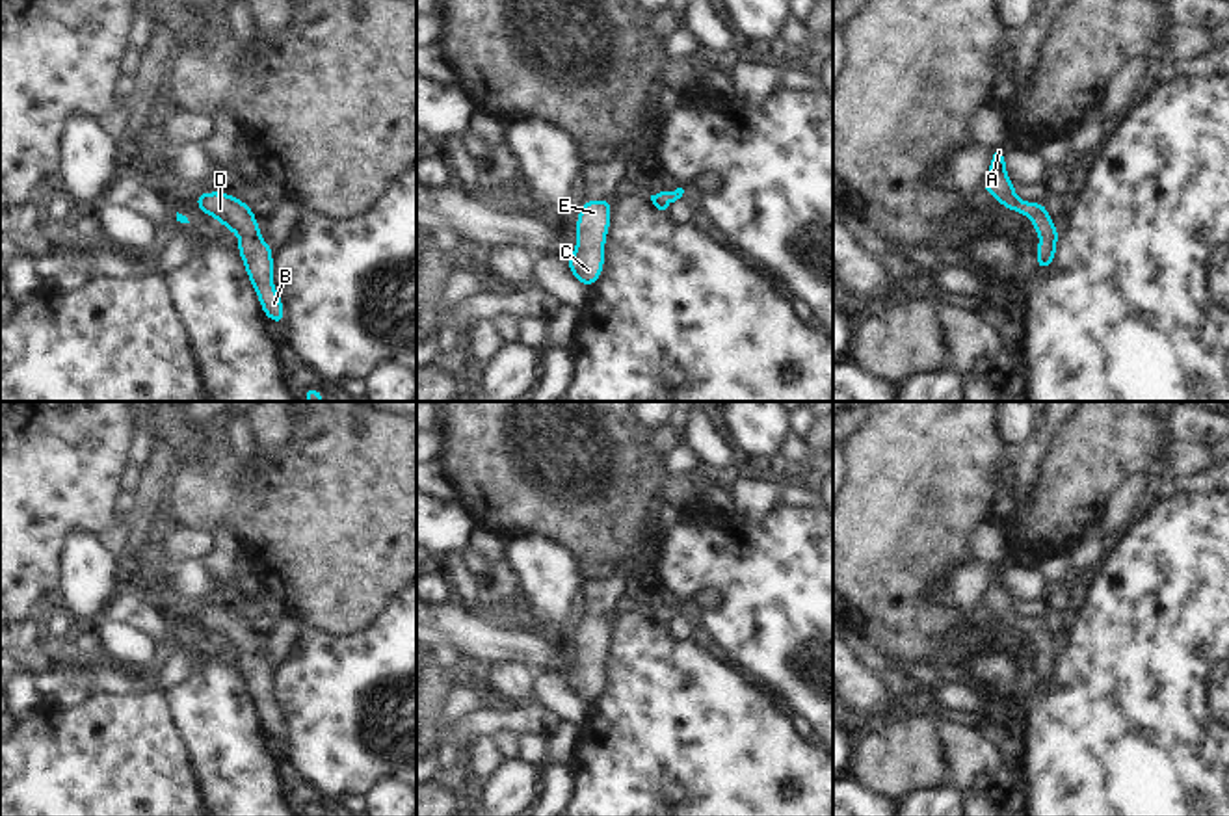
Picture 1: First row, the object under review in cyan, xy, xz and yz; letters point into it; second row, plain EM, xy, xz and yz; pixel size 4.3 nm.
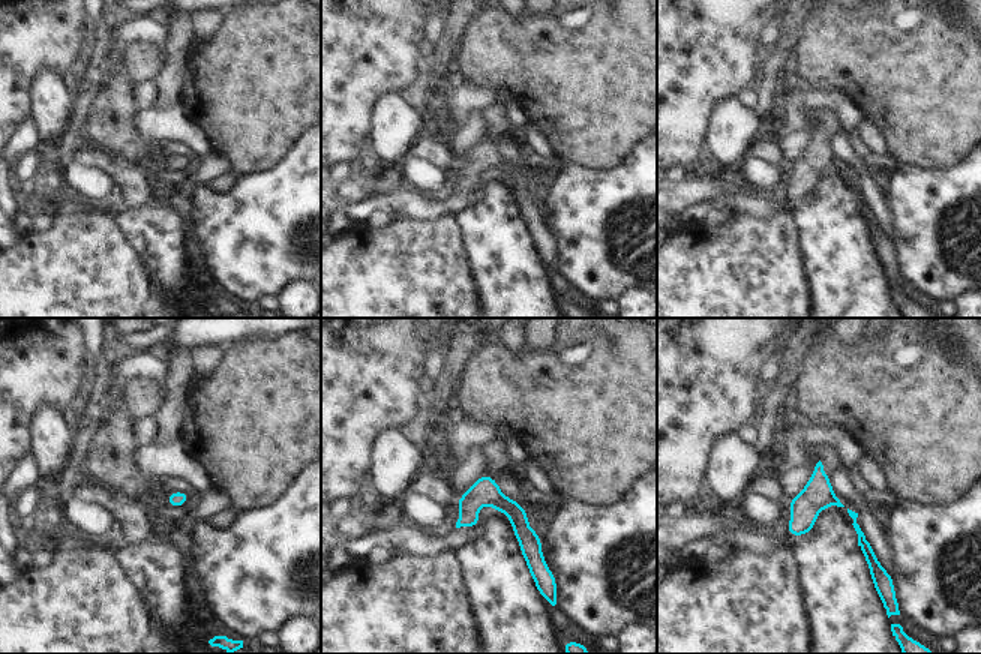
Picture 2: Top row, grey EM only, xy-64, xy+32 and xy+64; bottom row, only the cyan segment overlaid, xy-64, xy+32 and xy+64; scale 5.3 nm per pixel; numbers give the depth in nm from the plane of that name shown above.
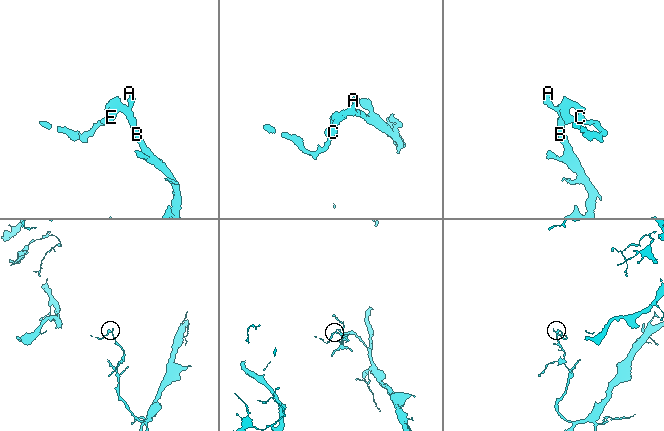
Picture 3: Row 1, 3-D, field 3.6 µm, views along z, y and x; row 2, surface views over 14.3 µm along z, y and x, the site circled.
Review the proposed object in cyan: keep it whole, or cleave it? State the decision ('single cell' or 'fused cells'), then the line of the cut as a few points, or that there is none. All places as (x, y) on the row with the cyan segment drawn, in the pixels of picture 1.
single cell; cut none

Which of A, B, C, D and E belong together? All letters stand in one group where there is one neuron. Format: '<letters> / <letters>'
A B C D E

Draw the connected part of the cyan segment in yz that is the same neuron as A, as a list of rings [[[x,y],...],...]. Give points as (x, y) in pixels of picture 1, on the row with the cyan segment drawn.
[[[1002,147],[991,149],[991,165],[982,182],[982,190],[993,195],[1006,210],[1019,212],[1032,221],[1032,227],[1041,238],[1036,247],[1037,270],[1049,270],[1054,264],[1060,227],[1054,225],[1045,203],[1030,203],[1015,195],[1015,184],[1006,173],[1006,152]]]

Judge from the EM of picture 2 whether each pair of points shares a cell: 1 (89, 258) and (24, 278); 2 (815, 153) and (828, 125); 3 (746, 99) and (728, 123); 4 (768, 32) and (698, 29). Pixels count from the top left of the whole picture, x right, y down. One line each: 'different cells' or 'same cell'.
1: same cell
2: same cell
3: different cells
4: different cells

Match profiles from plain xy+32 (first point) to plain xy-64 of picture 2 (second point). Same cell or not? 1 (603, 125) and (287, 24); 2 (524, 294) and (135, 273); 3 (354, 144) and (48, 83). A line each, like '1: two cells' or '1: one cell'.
1: one cell
2: two cells
3: two cells

